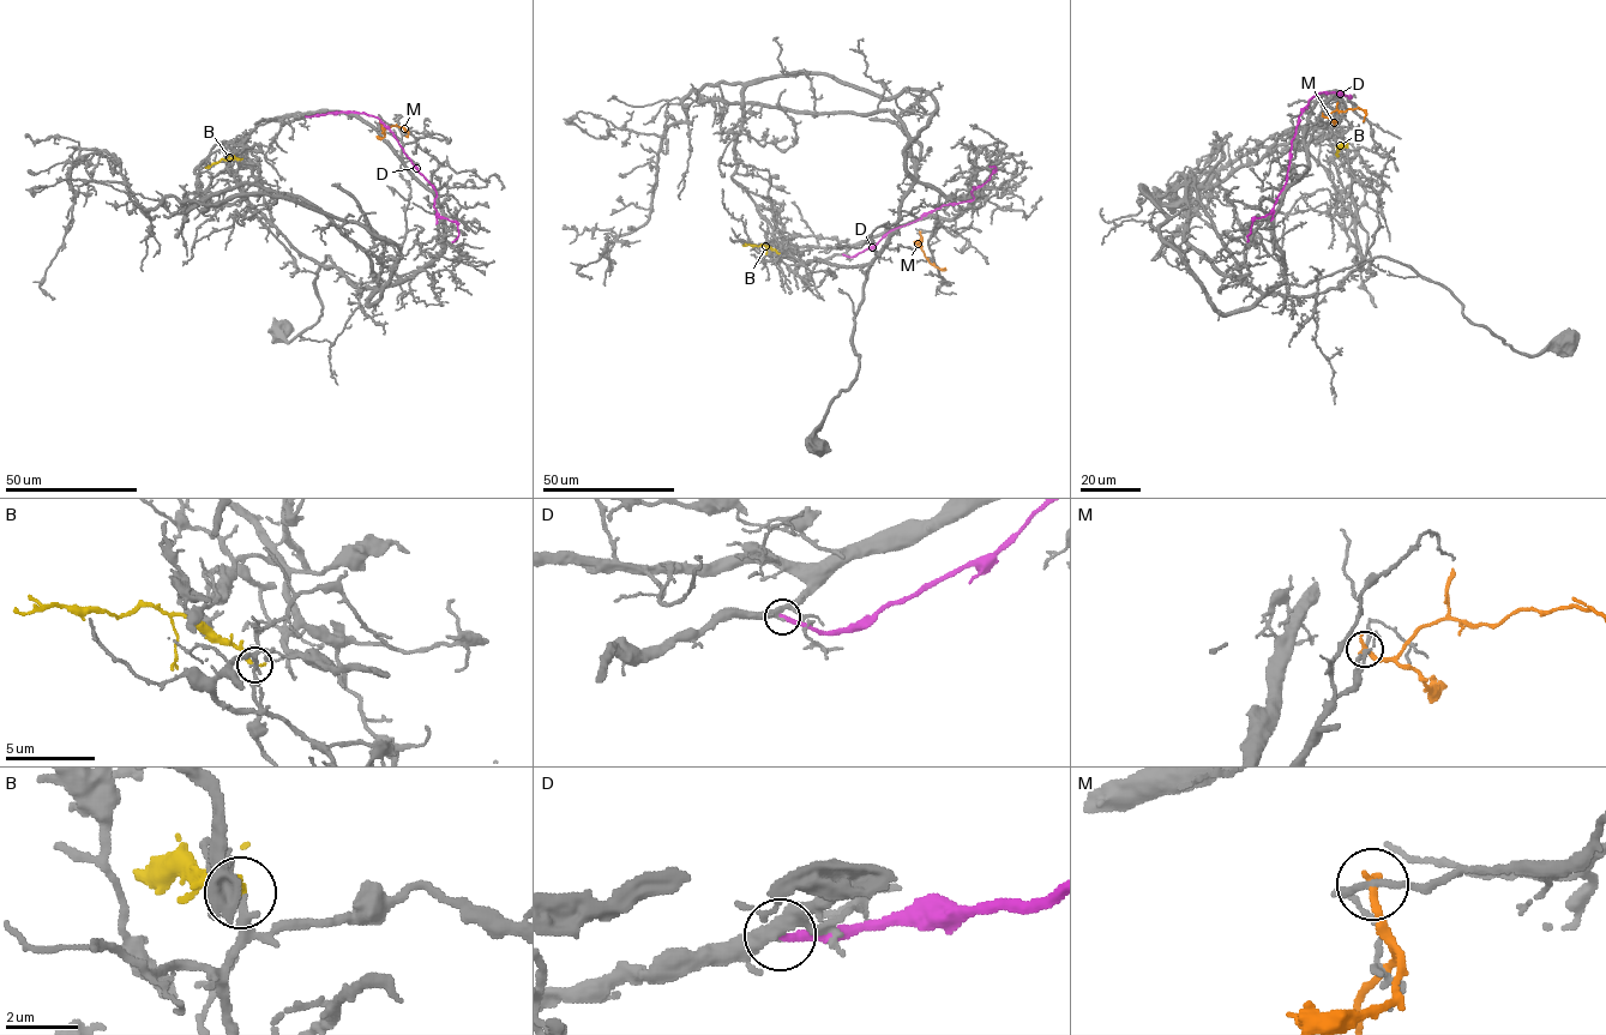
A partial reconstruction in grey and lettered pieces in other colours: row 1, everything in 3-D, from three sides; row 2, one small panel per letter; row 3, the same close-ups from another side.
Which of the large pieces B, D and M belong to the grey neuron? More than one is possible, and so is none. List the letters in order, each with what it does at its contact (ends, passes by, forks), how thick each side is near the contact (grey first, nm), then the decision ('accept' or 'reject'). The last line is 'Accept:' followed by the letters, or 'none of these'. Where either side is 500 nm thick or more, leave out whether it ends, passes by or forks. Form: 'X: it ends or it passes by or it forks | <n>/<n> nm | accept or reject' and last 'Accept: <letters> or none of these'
B: it ends | 150/260 nm | accept
D: it ends | 280/280 nm | reject
M: it ends | 190/280 nm | reject
Accept: B

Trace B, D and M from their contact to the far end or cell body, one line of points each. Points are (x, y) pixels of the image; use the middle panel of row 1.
B: (777, 253), (763, 245), (743, 245)
D: (843, 254), (856, 256), (890, 230), (942, 205), (970, 200), (970, 192), (984, 184), (996, 168), (990, 166)
M: (920, 232), (919, 246), (927, 260), (943, 269)

